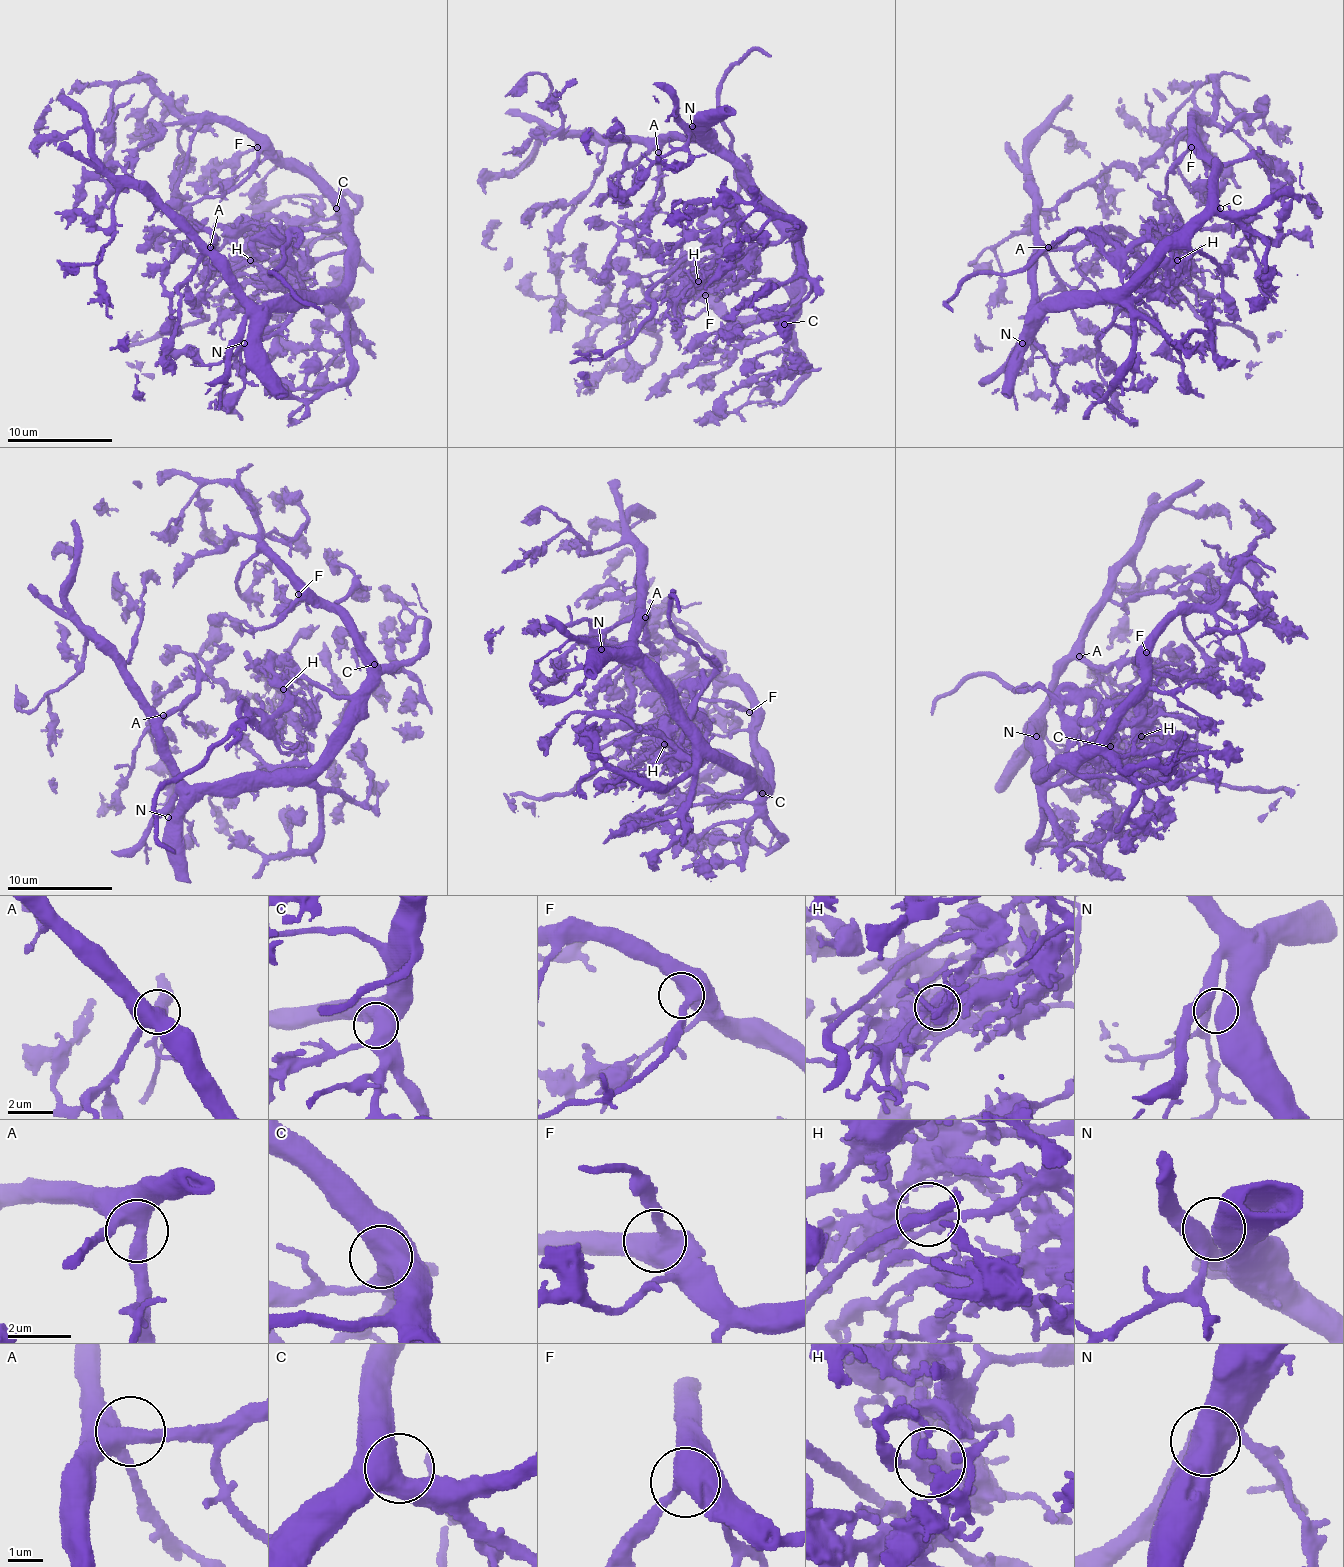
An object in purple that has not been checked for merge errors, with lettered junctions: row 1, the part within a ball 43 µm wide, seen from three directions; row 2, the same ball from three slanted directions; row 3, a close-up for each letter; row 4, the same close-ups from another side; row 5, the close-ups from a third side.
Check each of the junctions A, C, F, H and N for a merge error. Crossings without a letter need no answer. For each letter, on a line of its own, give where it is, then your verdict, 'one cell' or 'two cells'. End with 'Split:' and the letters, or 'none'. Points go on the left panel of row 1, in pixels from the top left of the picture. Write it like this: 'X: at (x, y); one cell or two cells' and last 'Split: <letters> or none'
A: at (210, 247); one cell
C: at (336, 208); one cell
F: at (257, 147); one cell
H: at (250, 260); two cells
N: at (244, 343); one cell
Split: H

